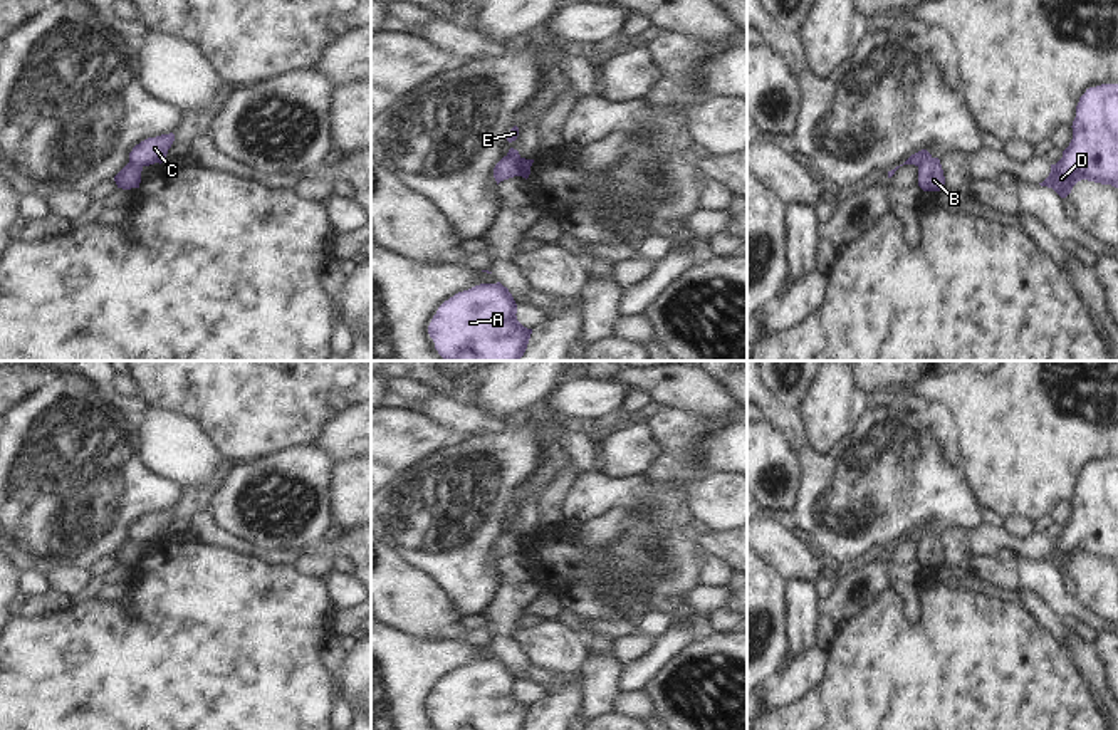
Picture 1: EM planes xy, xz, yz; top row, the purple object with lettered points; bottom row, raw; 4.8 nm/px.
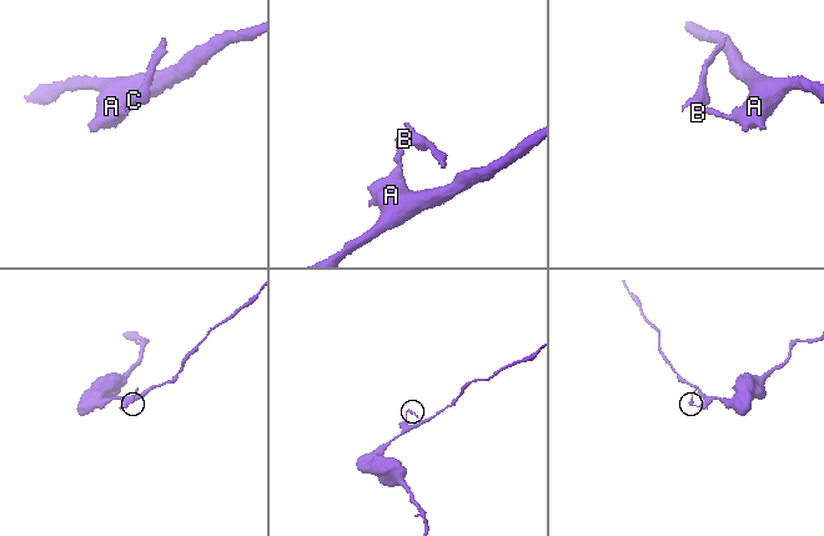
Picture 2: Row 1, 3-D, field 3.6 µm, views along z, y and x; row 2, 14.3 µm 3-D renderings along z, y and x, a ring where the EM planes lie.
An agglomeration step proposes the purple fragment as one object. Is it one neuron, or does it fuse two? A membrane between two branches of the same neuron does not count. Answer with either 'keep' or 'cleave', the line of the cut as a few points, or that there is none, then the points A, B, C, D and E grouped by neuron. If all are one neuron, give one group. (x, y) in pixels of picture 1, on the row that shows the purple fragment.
cleave | xz (506, 156), (517, 163), (519, 175) | A B D / C E

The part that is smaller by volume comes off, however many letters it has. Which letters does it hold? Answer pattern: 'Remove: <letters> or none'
Remove: C, E

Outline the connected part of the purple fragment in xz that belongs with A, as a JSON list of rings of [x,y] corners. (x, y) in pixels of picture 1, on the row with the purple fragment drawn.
[[[500,282],[480,284],[445,300],[433,315],[428,334],[445,361],[520,361],[532,329],[517,321],[517,304]]]

